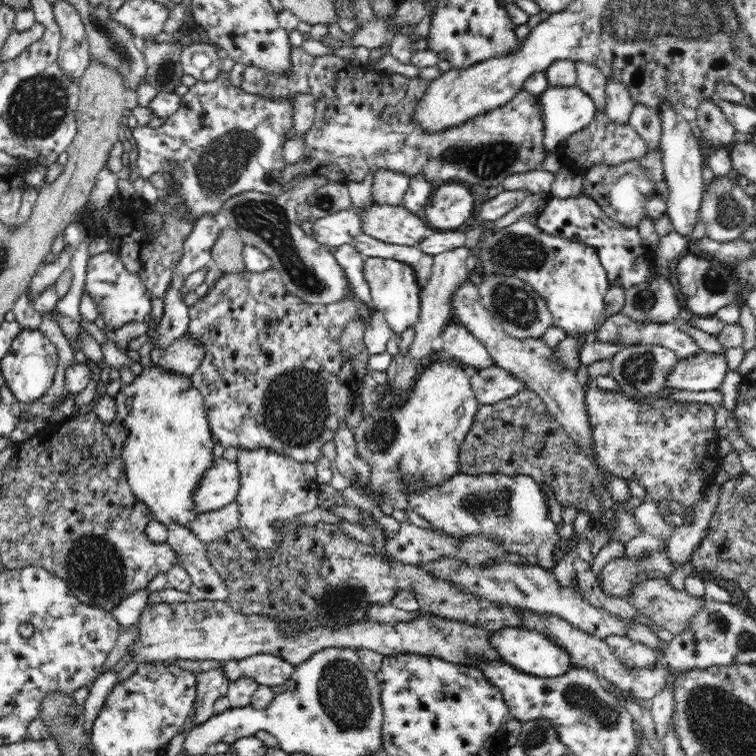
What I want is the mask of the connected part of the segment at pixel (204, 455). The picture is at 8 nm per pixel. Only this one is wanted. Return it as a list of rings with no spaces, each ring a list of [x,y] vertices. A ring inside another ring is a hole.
[[[150,367],[140,371],[132,384],[122,384],[115,395],[116,416],[127,429],[121,456],[125,468],[125,480],[133,497],[139,500],[149,514],[149,520],[160,522],[167,529],[177,524],[186,530],[196,522],[201,513],[196,509],[194,492],[200,486],[206,470],[212,466],[215,438],[212,437],[202,395],[186,376],[170,375],[160,368]]]

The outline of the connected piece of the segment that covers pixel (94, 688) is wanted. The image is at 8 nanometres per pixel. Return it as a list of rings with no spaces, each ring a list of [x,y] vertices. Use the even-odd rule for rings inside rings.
[[[114,667],[108,668],[106,671],[100,673],[89,685],[89,693],[86,698],[85,704],[83,705],[83,714],[84,720],[84,737],[89,737],[91,732],[91,726],[93,720],[96,718],[96,715],[100,712],[102,705],[106,698],[108,698],[108,694],[112,692],[112,689],[116,684],[120,682],[120,678],[118,678],[118,670],[114,669]]]

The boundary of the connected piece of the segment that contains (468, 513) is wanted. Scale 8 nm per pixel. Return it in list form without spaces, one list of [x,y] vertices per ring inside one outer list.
[[[458,472],[441,483],[410,489],[406,498],[408,509],[426,519],[433,529],[460,537],[482,533],[498,539],[504,545],[506,554],[524,555],[529,559],[528,564],[554,568],[550,557],[559,539],[556,524],[548,518],[546,492],[530,476],[470,476]]]

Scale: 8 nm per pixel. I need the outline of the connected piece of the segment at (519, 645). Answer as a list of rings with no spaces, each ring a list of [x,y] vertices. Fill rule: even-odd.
[[[504,627],[492,631],[490,643],[497,650],[506,662],[519,671],[539,677],[555,677],[563,675],[572,668],[570,653],[554,643],[548,635],[536,629],[526,627]]]

